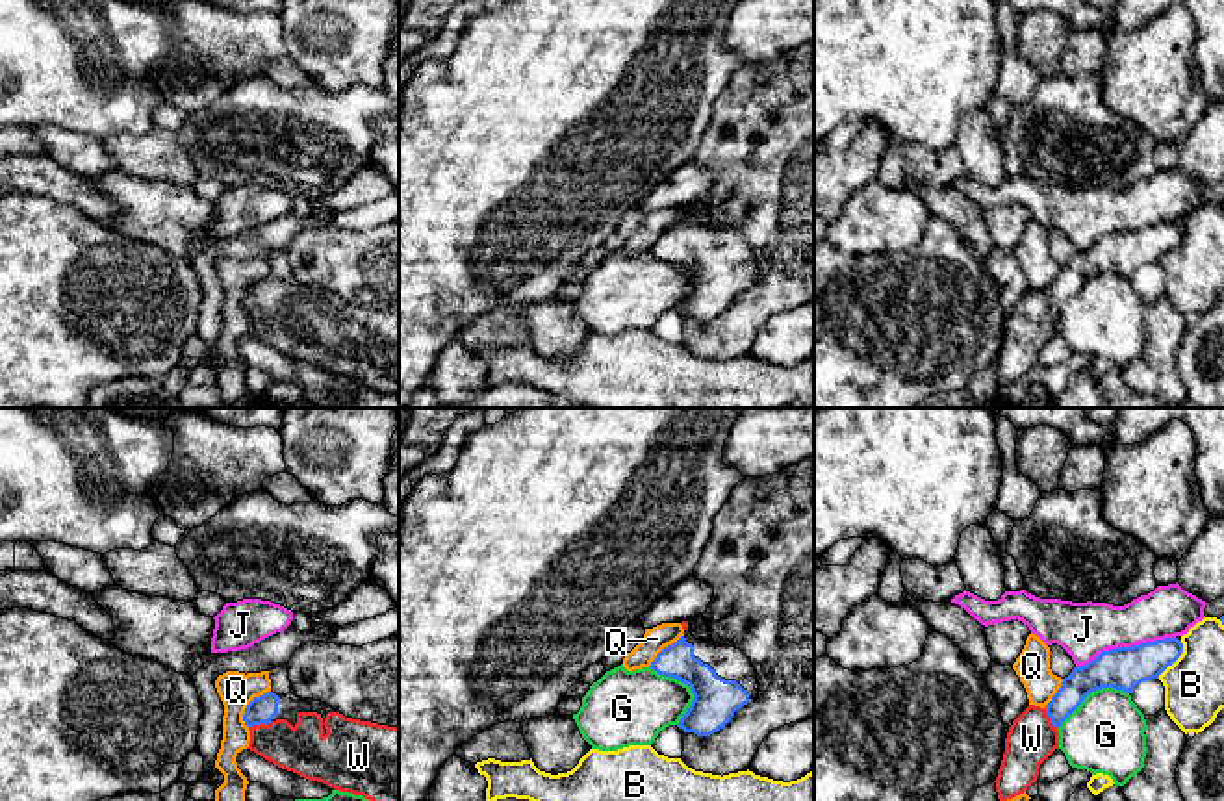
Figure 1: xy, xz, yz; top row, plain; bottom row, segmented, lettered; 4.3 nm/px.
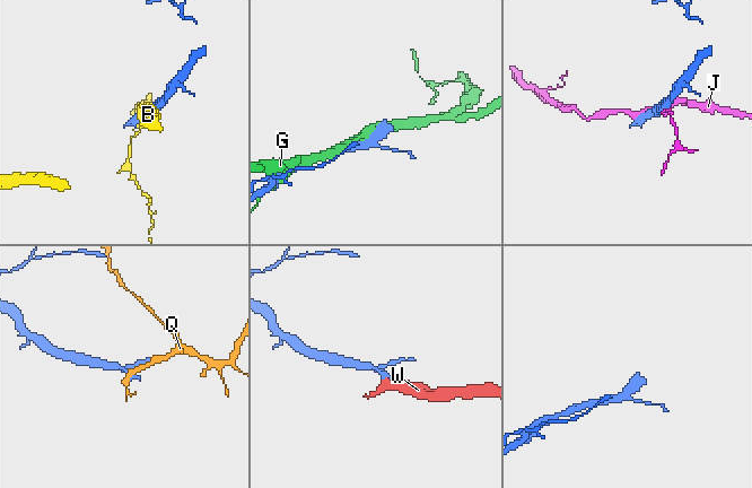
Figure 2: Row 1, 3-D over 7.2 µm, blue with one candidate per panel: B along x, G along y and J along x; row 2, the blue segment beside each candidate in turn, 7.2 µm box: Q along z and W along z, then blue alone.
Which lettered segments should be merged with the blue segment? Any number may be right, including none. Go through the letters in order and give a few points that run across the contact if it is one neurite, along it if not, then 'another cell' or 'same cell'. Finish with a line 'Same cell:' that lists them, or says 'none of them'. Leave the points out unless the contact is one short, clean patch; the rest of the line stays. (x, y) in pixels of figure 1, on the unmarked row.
B: another cell
G: another cell
J: another cell
Q: line xy (269, 275), (247, 290), (243, 299), (247, 312); another cell
W: line xy (262, 293), (260, 308), (284, 330), (303, 334); same cell
Same cell: W

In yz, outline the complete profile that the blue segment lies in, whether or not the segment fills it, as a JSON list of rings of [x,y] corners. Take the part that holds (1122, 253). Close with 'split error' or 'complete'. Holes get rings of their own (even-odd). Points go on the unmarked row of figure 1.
[[[1165,222],[1109,234],[1087,250],[1074,252],[1044,293],[1029,289],[1009,312],[1003,345],[994,365],[998,384],[1013,384],[1037,365],[1040,349],[1059,334],[1057,313],[1089,278],[1102,273],[1131,278],[1137,269],[1159,263],[1181,237],[1181,224]]]; split error

